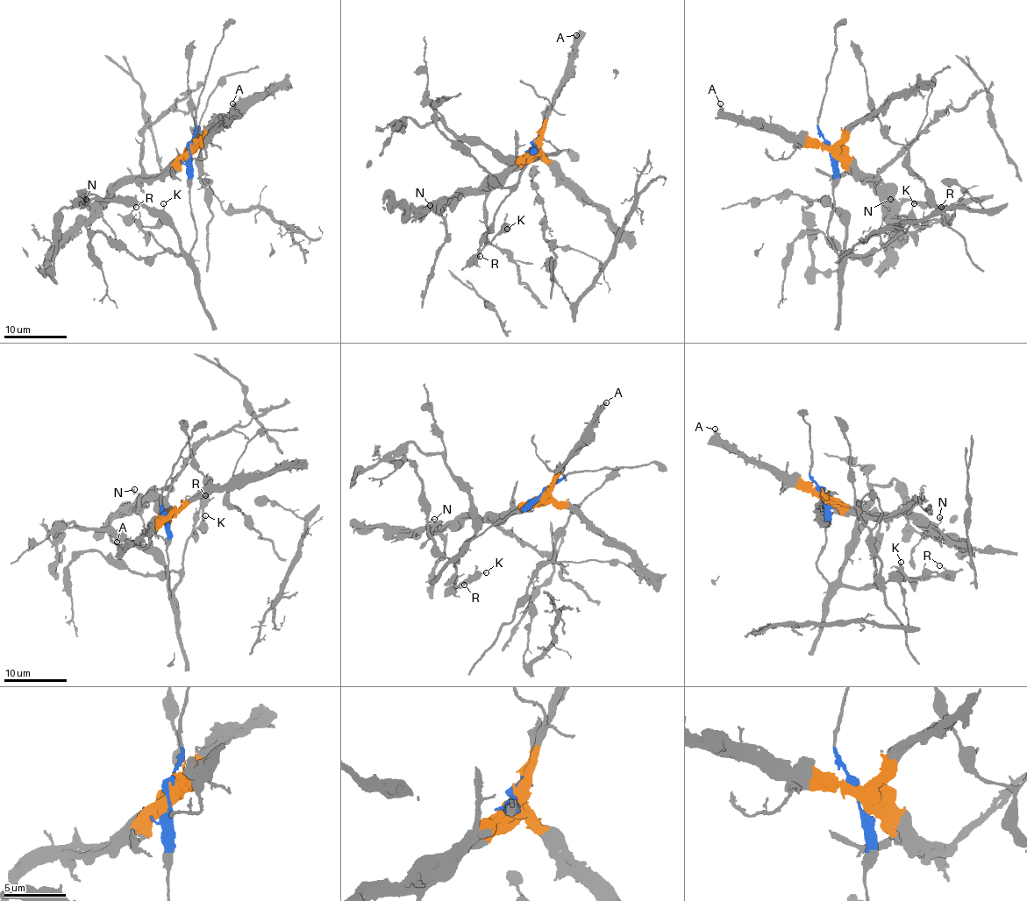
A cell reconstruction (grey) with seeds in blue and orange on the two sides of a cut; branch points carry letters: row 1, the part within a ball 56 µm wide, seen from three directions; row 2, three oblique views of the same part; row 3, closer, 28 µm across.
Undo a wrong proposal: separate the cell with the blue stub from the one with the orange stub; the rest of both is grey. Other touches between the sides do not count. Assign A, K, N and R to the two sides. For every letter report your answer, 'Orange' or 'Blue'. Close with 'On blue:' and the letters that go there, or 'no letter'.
A: Orange
K: Blue
N: Orange
R: Blue
On blue: K, R

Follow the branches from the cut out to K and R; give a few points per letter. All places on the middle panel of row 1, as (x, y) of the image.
K: (533, 144), (533, 149), (539, 143), (515, 189), (494, 215), (494, 225), (485, 237), (486, 243), (507, 229)
R: (533, 144), (533, 149), (539, 143), (515, 189), (494, 215), (494, 225), (474, 258), (480, 255)

